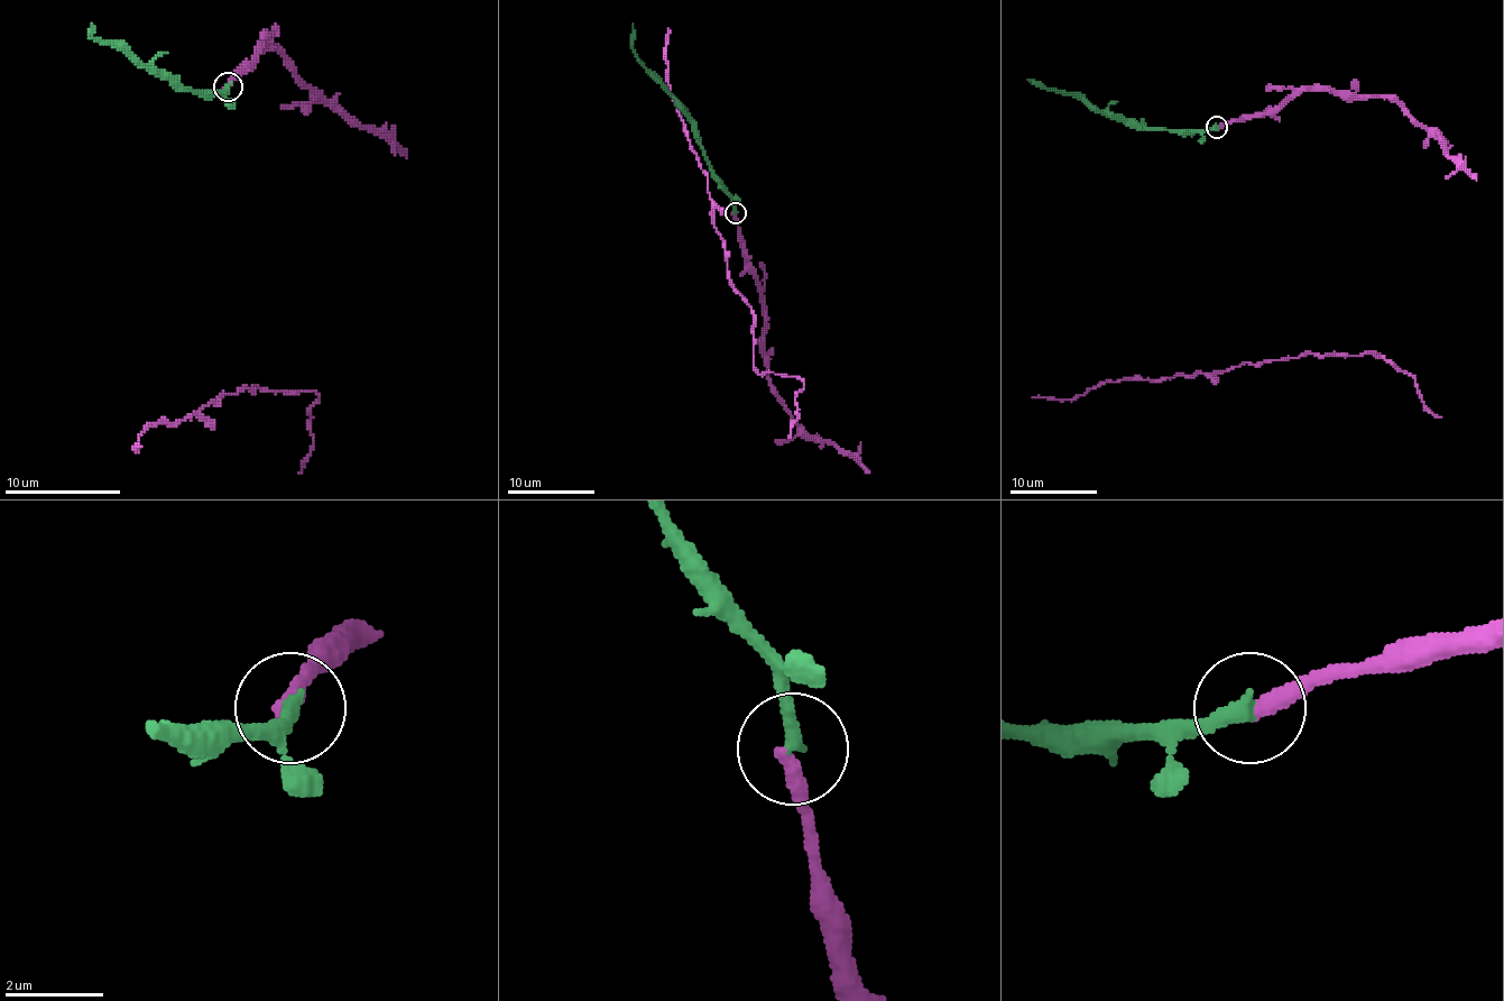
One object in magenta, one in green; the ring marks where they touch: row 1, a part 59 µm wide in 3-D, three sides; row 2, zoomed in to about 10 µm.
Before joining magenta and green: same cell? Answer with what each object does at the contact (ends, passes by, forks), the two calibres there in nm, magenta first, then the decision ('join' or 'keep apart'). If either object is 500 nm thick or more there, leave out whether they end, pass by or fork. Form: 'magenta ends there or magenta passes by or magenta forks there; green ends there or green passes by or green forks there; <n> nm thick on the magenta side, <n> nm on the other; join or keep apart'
magenta ends there; green ends there; 340 nm thick on the magenta side, 320 nm on the other; join

